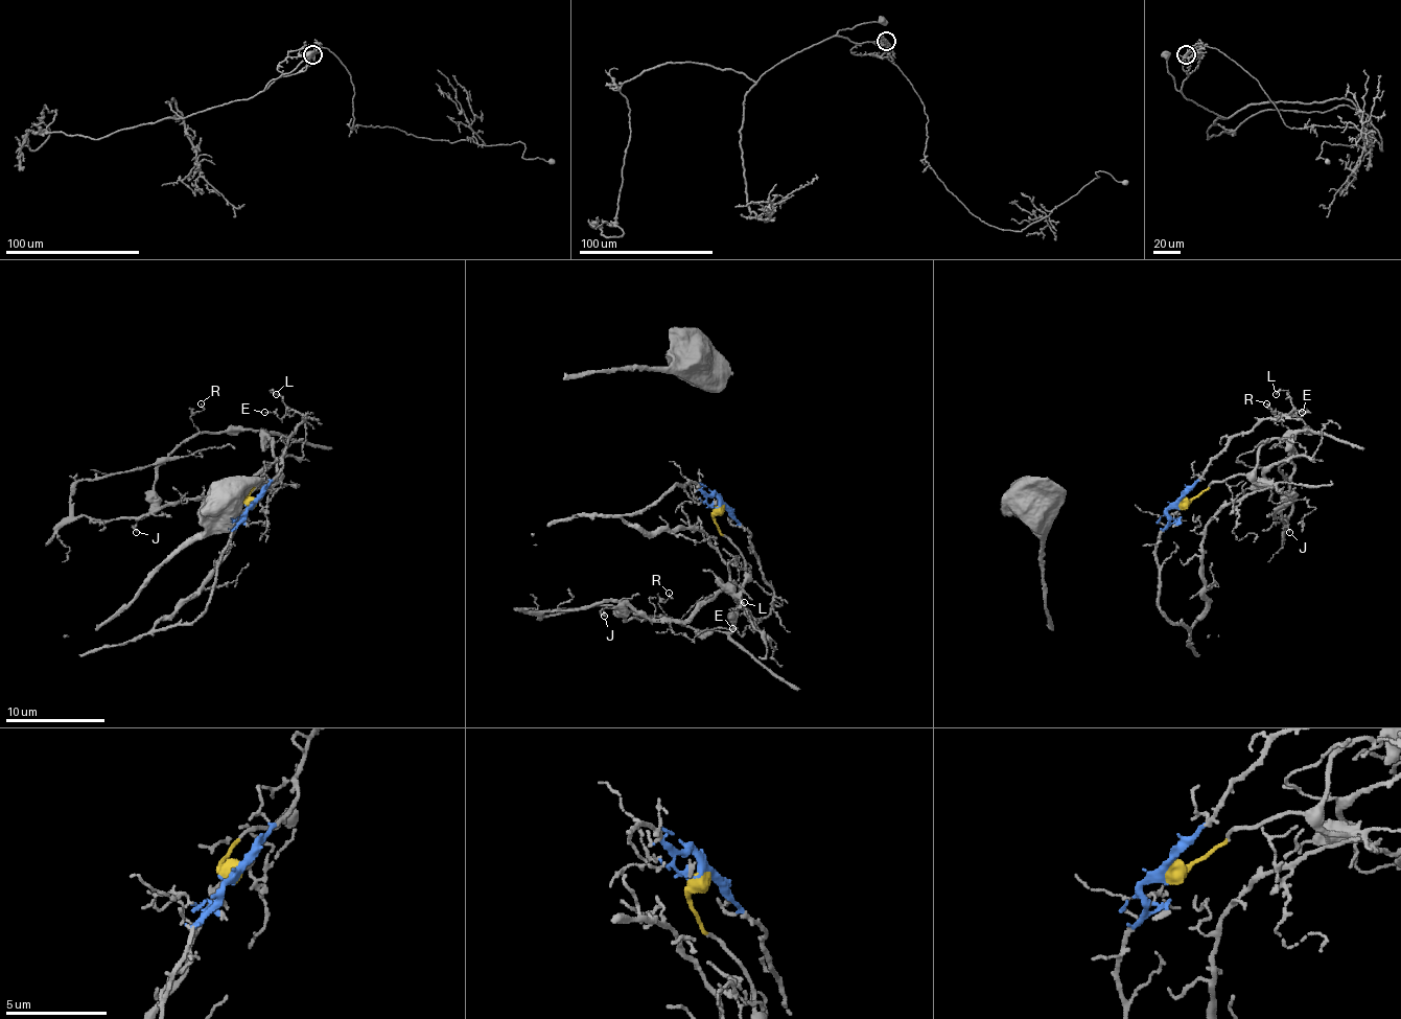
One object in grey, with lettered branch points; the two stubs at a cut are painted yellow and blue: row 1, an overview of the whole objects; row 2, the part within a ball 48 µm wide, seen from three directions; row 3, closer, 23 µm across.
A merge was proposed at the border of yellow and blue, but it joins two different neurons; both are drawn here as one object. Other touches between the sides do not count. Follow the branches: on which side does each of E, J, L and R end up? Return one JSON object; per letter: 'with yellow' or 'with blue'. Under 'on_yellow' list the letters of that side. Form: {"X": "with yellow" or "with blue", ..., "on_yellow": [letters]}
{"E": "with blue", "J": "with yellow", "L": "with blue", "R": "with yellow", "on_yellow": ["J", "R"]}

